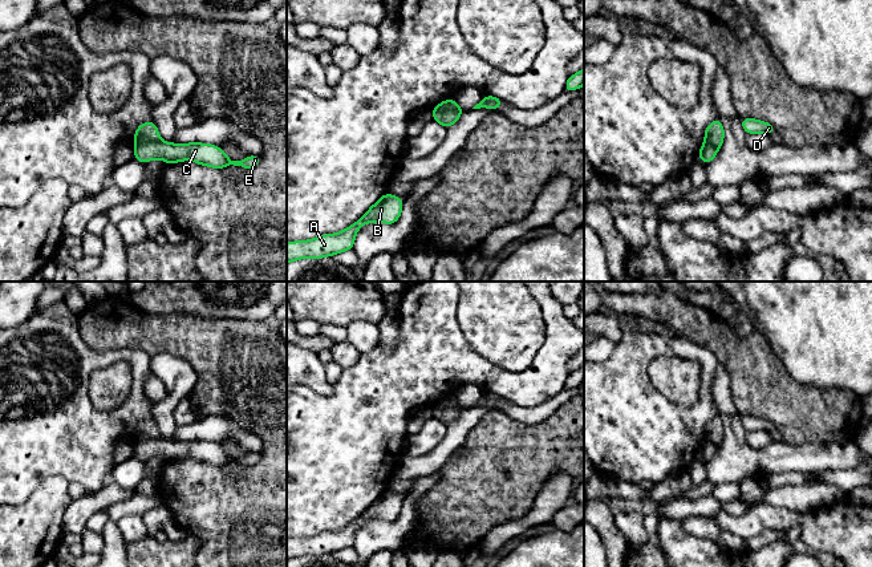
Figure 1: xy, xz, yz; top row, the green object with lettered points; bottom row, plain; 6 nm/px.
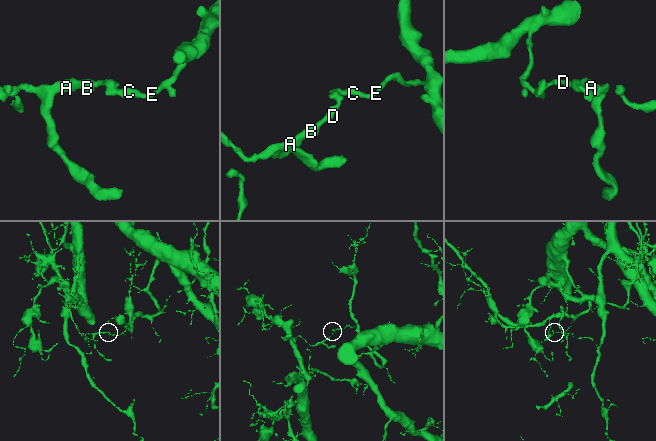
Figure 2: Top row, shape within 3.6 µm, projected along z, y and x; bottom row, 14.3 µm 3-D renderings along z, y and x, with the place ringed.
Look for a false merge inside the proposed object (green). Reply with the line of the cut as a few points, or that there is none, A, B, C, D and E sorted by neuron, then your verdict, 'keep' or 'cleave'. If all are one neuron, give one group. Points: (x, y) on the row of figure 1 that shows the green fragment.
cut in xz along (434, 108), (459, 113); A B D / C E; cleave

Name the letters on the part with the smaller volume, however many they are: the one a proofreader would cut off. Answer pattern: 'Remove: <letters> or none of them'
Remove: A, B, D

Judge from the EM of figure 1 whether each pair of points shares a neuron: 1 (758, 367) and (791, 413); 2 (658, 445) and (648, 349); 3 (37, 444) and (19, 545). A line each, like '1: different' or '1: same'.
1: same
2: same
3: different

